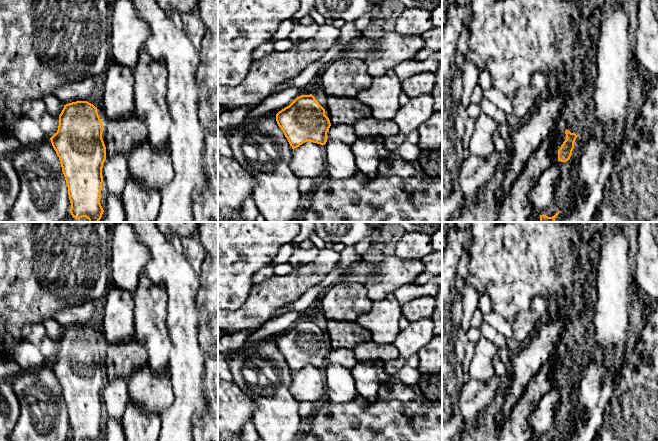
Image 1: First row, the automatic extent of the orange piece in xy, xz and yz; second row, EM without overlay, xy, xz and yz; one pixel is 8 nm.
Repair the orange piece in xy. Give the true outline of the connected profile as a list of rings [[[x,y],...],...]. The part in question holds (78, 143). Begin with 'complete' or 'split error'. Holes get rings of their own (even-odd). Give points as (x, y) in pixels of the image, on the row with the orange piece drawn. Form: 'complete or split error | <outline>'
complete | [[[76,101],[64,105],[59,115],[58,130],[50,138],[61,163],[71,203],[70,213],[75,219],[86,217],[89,222],[99,222],[104,212],[100,203],[102,168],[106,160],[102,132],[103,123],[97,107],[87,101]]]

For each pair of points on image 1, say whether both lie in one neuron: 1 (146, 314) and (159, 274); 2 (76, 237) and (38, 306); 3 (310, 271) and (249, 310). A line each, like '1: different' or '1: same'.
1: different
2: same
3: same

